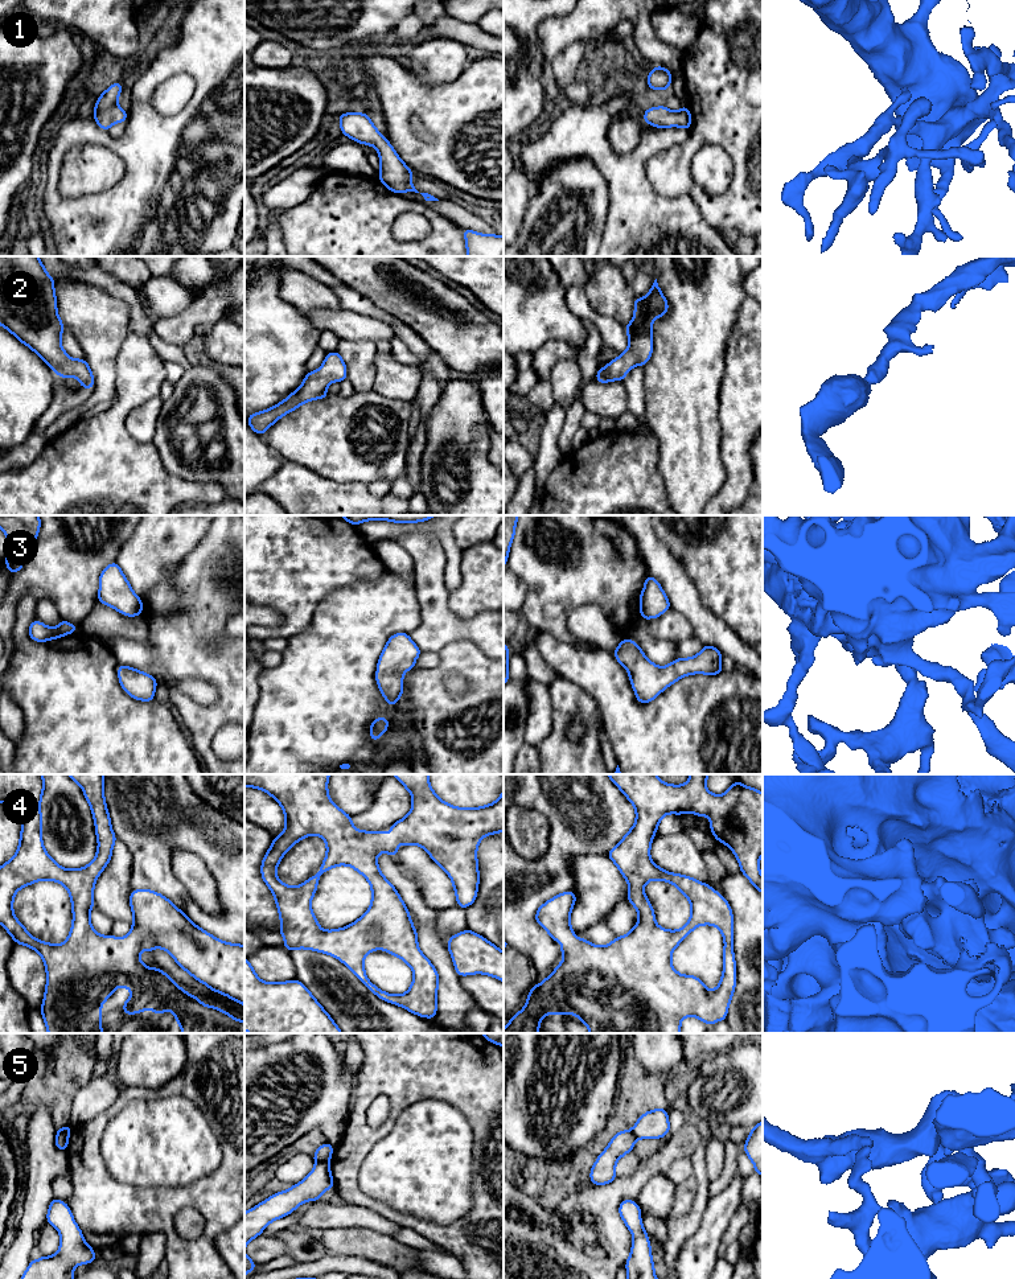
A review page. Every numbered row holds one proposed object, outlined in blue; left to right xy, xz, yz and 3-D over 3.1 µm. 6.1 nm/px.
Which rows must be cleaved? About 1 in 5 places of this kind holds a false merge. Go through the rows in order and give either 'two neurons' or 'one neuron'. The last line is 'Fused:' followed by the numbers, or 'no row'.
1: one neuron
2: one neuron
3: one neuron
4: one neuron
5: two neurons
Fused: 5

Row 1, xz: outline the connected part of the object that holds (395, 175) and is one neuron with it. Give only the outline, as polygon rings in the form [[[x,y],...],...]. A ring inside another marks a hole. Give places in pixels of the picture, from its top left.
[[[345,112],[338,116],[342,135],[359,144],[375,147],[381,160],[378,180],[394,193],[419,193],[411,184],[412,170],[400,160],[389,140],[381,135],[371,119],[363,112]]]

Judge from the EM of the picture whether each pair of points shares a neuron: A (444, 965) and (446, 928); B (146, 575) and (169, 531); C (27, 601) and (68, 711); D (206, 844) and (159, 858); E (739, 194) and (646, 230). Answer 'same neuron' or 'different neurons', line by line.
A: different neurons
B: same neuron
C: same neuron
D: same neuron
E: different neurons

